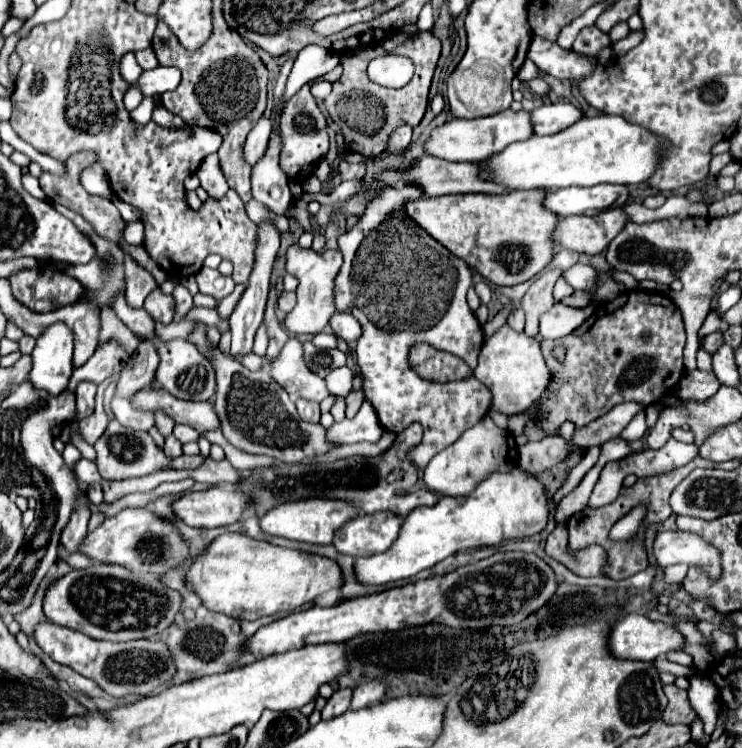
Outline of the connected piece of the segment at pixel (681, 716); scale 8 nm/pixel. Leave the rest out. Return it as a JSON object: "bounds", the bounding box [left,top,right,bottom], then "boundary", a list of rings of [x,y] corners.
{"bounds":[662,685,698,725],"boundary":[[[664,685],[664,693],[668,697],[668,707],[662,713],[662,719],[666,723],[686,723],[690,725],[692,721],[698,719],[698,713],[692,709],[688,693],[684,689],[678,689],[676,685]]]}

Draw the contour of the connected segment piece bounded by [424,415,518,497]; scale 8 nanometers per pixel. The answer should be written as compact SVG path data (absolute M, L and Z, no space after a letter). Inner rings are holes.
M486 415L480 425L474 425L472 429L466 429L462 437L436 453L430 463L424 469L424 483L432 493L444 495L444 497L468 497L480 481L484 481L488 475L500 471L508 473L512 471L518 461L518 445L514 441L514 435L510 431L502 431L494 425L494 421Z

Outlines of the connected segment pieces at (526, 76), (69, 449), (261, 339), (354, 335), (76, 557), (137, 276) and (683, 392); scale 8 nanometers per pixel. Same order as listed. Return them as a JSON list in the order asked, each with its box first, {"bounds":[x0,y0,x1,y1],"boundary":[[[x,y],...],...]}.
[{"bounds":[518,59,540,81],"boundary":[[[526,59],[526,61],[524,61],[524,65],[520,67],[518,79],[520,79],[520,81],[530,81],[530,79],[538,77],[538,73],[540,73],[540,69],[538,69],[530,59]]]},{"bounds":[62,445,80,471],"boundary":[[[66,445],[66,449],[64,449],[64,453],[62,453],[62,457],[64,457],[64,463],[70,467],[70,471],[74,471],[74,465],[80,461],[80,451],[74,447],[74,445]]]},{"bounds":[254,323,268,357],"boundary":[[[262,323],[258,327],[258,333],[256,333],[256,349],[254,349],[254,353],[262,357],[266,353],[266,347],[268,347],[268,333],[266,333],[266,325]]]},{"bounds":[330,313,362,343],"boundary":[[[336,313],[330,321],[330,327],[334,329],[336,337],[342,337],[348,343],[358,341],[358,337],[362,335],[360,321],[356,317],[352,317],[352,313]]]},{"bounds":[58,546,92,569],"boundary":[[[62,546],[59,547],[58,557],[66,561],[73,569],[86,569],[92,565],[92,561],[79,552],[71,553]]]},{"bounds":[124,255,158,309],"boundary":[[[126,255],[124,267],[126,267],[126,303],[134,309],[140,309],[144,305],[144,299],[158,287],[158,283],[146,269],[138,267],[130,259],[130,255]]]},{"bounds":[678,371,720,401],"boundary":[[[686,371],[684,377],[678,383],[678,397],[680,399],[694,399],[694,401],[704,401],[706,397],[712,397],[720,389],[720,381],[714,373],[708,371]]]}]

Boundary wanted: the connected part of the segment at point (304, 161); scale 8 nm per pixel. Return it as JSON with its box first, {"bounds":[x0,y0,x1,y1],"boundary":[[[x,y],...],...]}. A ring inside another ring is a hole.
{"bounds":[280,83,328,181],"boundary":[[[308,83],[292,97],[292,101],[288,101],[288,105],[282,113],[282,119],[280,119],[280,129],[282,129],[282,141],[284,141],[284,149],[282,149],[282,155],[280,155],[280,165],[282,165],[282,169],[286,171],[288,177],[304,181],[308,177],[310,169],[328,151],[326,117],[318,109],[318,105],[316,105],[316,101],[310,93]]]}

